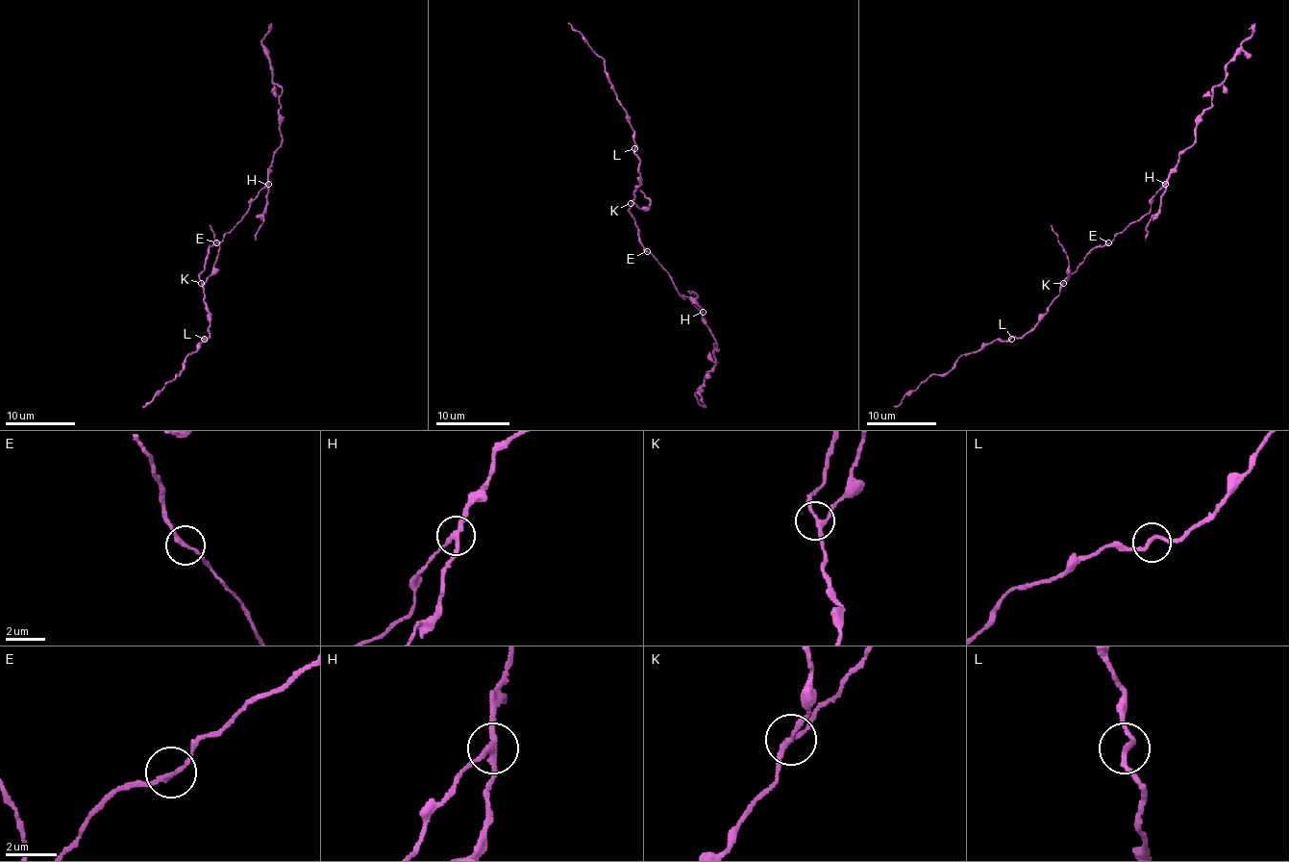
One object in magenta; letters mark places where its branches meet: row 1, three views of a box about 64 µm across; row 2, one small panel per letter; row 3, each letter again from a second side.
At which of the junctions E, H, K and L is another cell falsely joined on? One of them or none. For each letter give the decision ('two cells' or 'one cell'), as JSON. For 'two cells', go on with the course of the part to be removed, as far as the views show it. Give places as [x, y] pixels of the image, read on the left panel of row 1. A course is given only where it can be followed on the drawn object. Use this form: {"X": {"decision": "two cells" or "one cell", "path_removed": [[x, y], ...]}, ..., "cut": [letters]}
{"E": {"decision": "one cell"}, "H": {"decision": "two cells", "path_removed": [[268, 184], [272, 158], [283, 139], [279, 119], [283, 88], [272, 81], [272, 65], [261, 43], [272, 22]]}, "K": {"decision": "one cell"}, "L": {"decision": "one cell"}, "cut": ["H"]}

